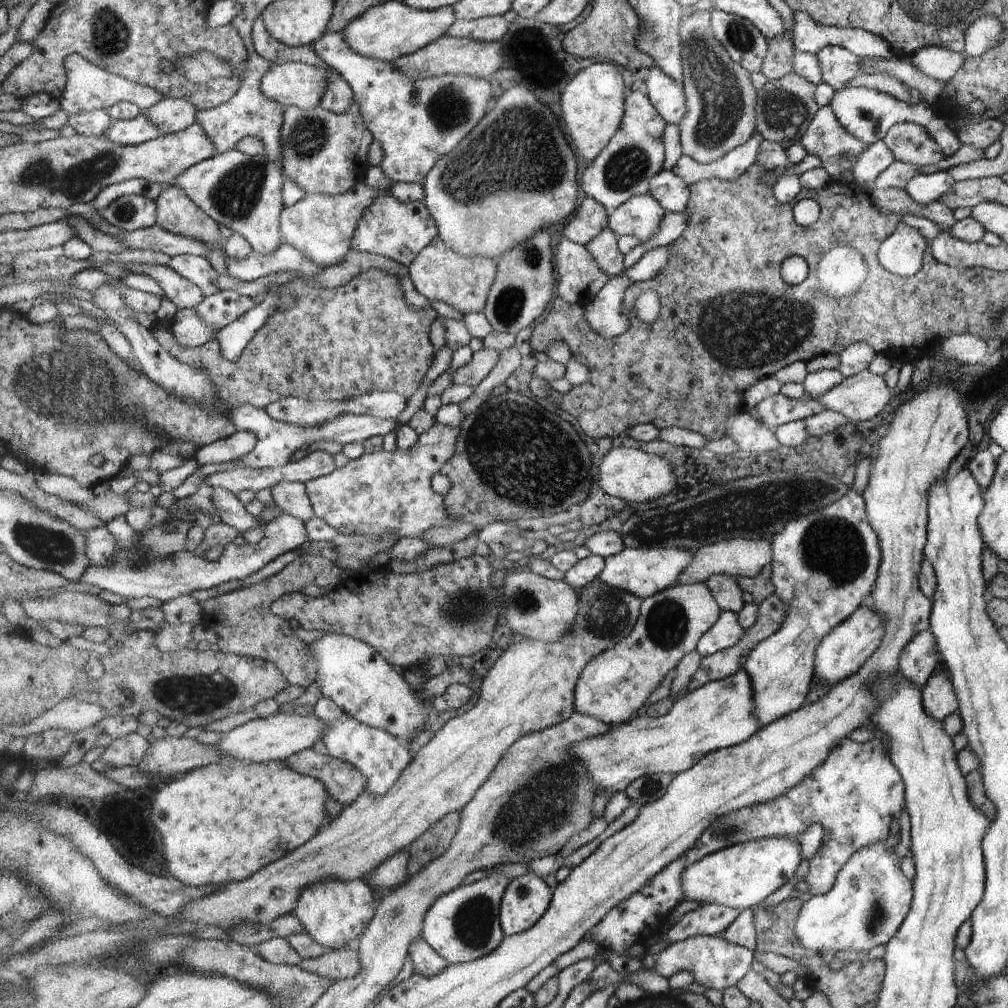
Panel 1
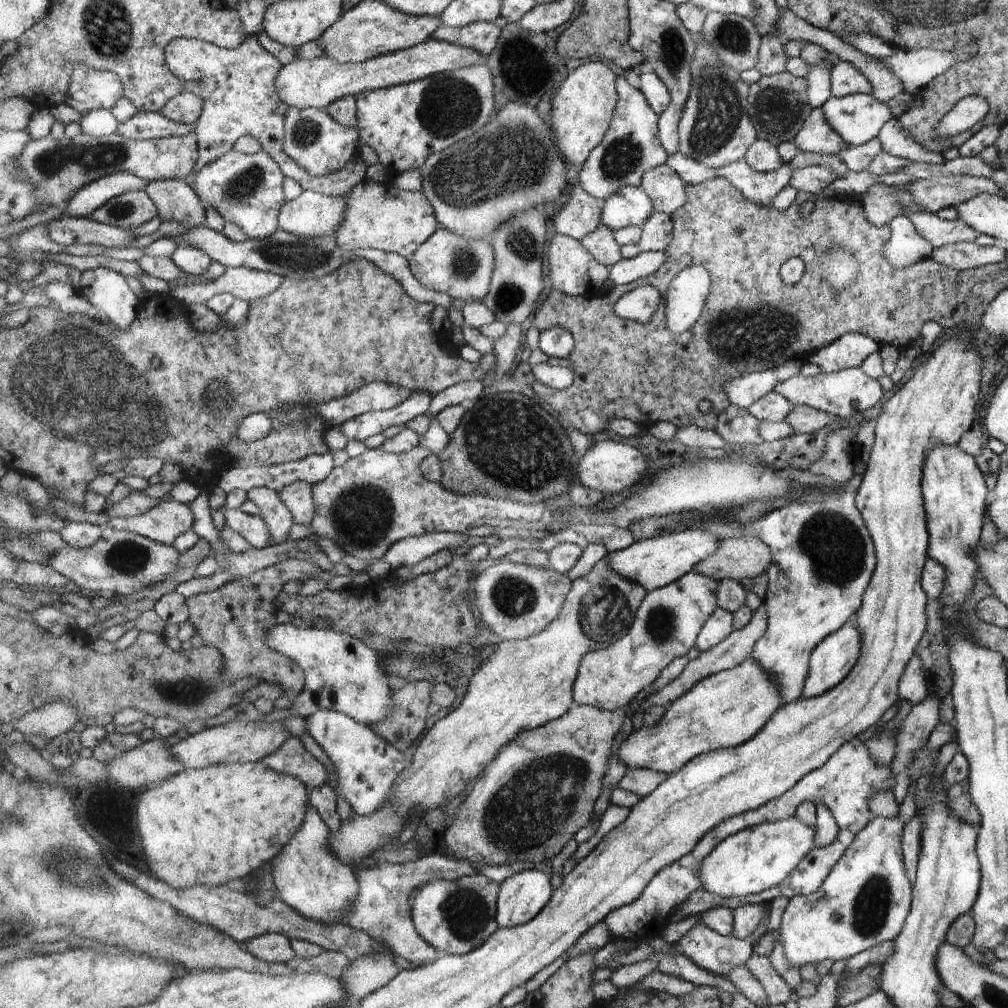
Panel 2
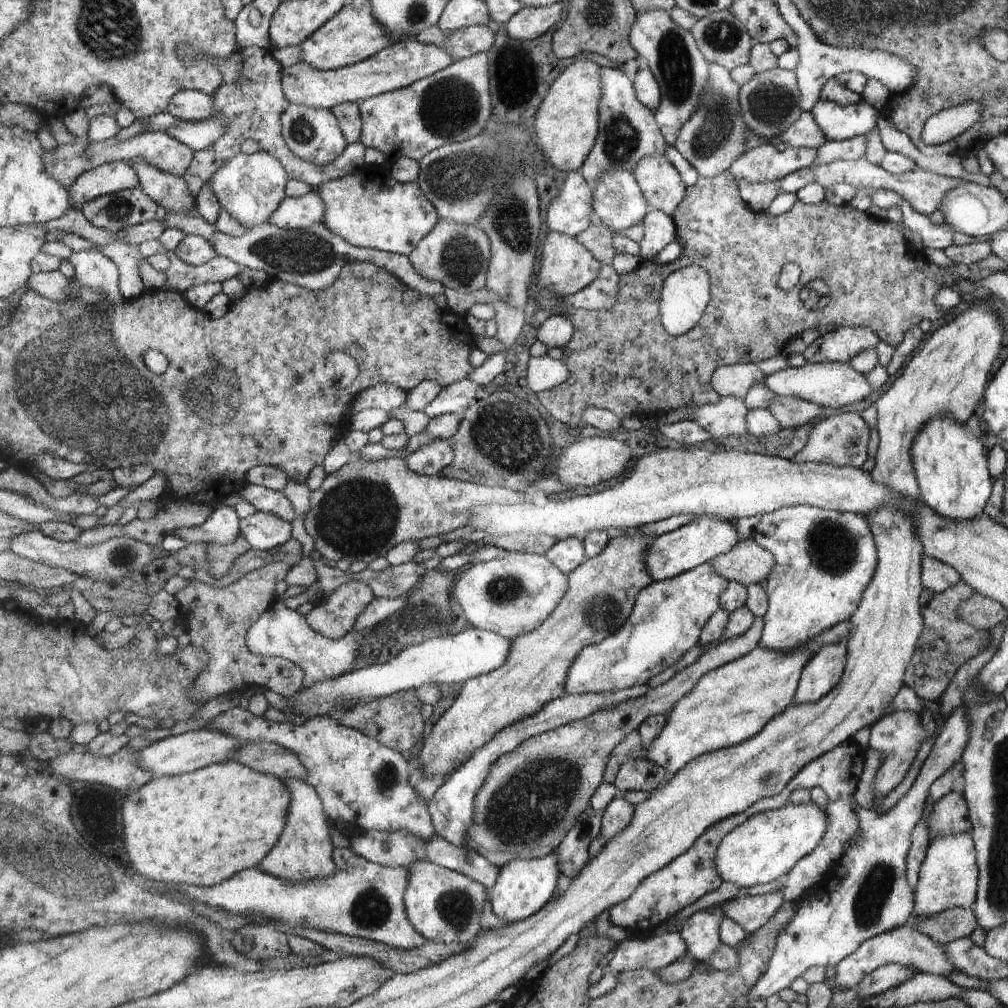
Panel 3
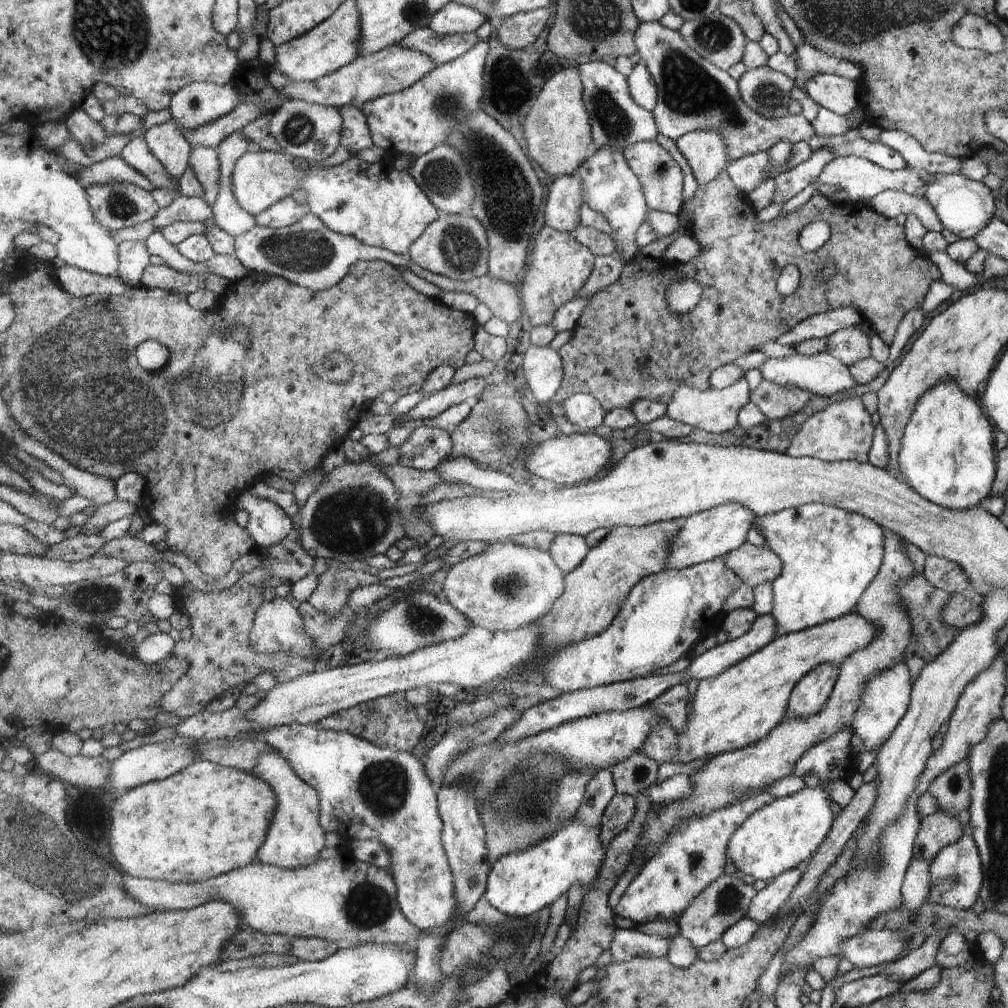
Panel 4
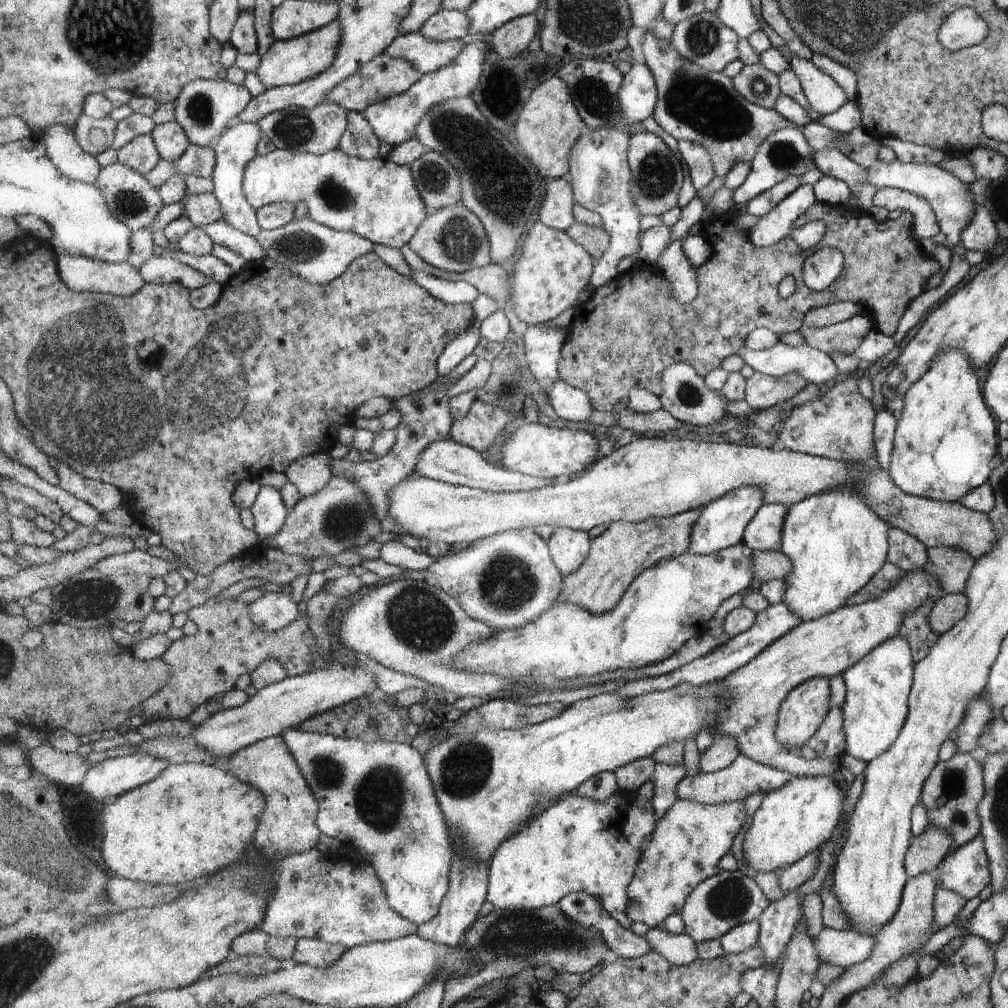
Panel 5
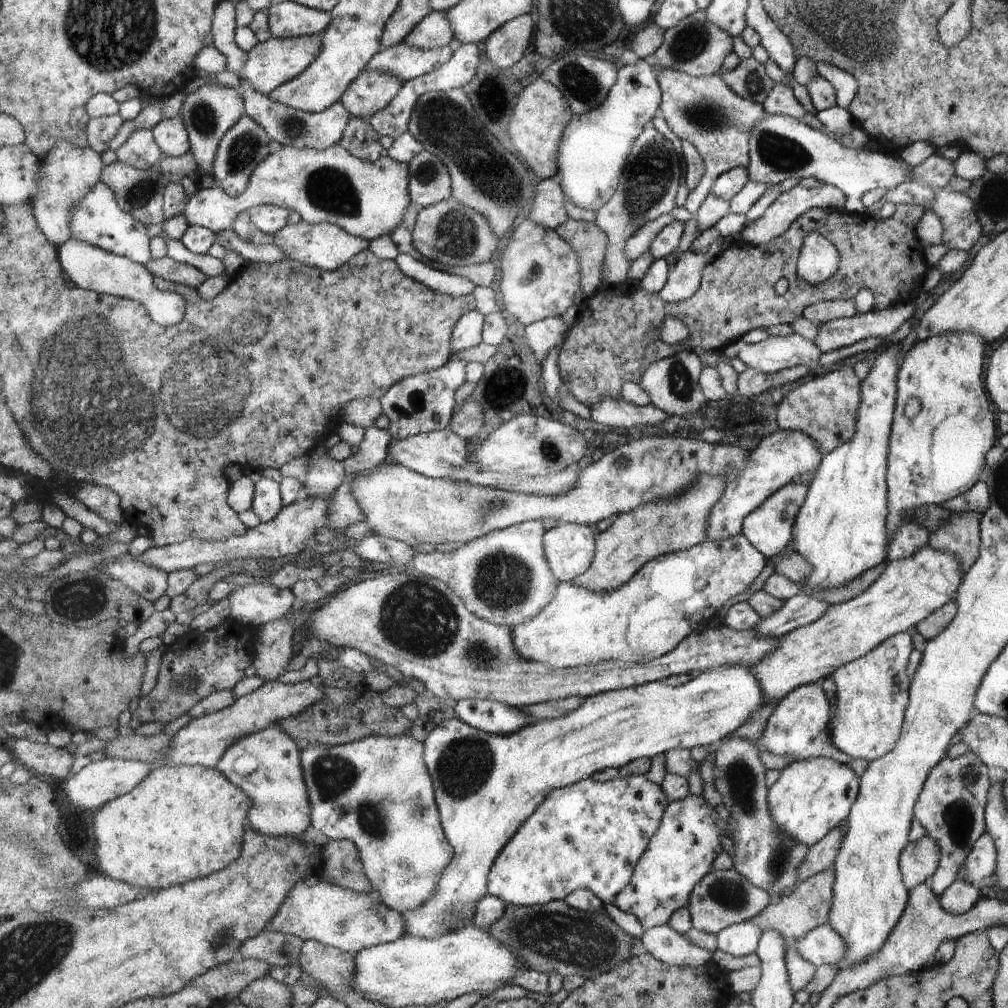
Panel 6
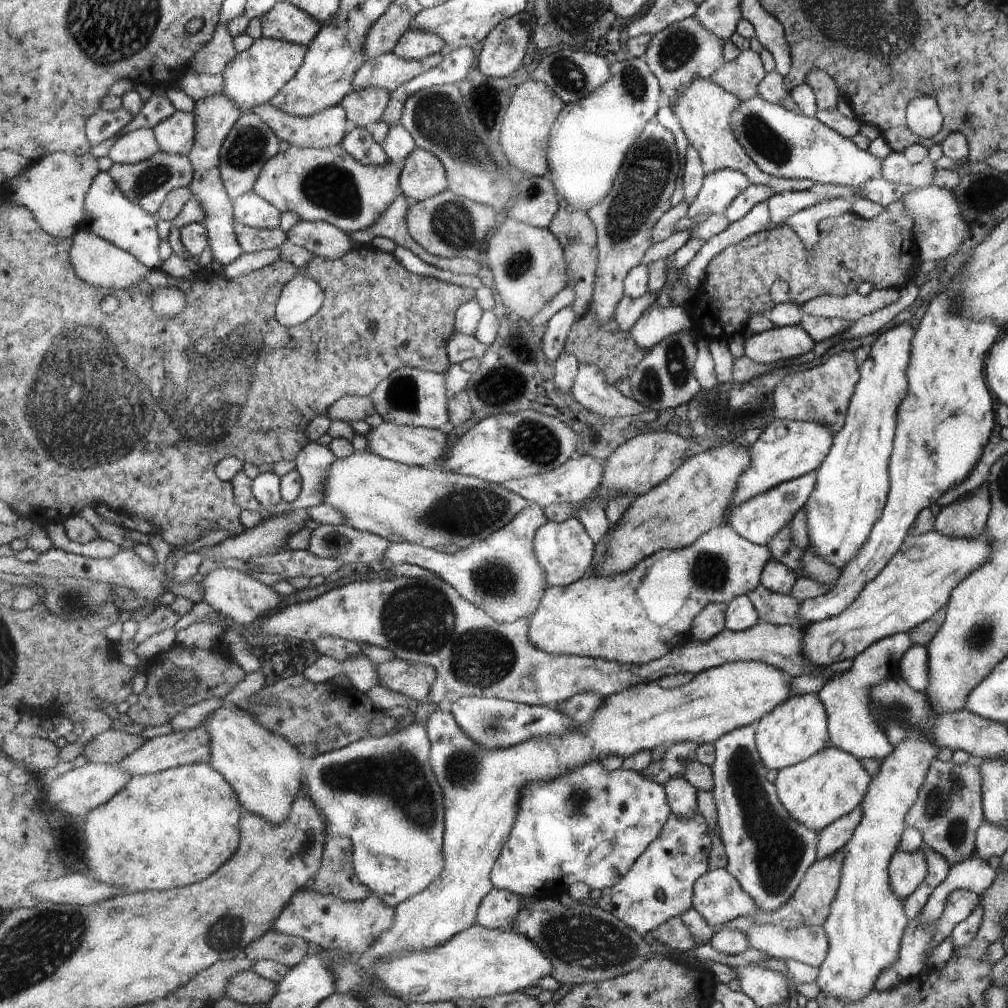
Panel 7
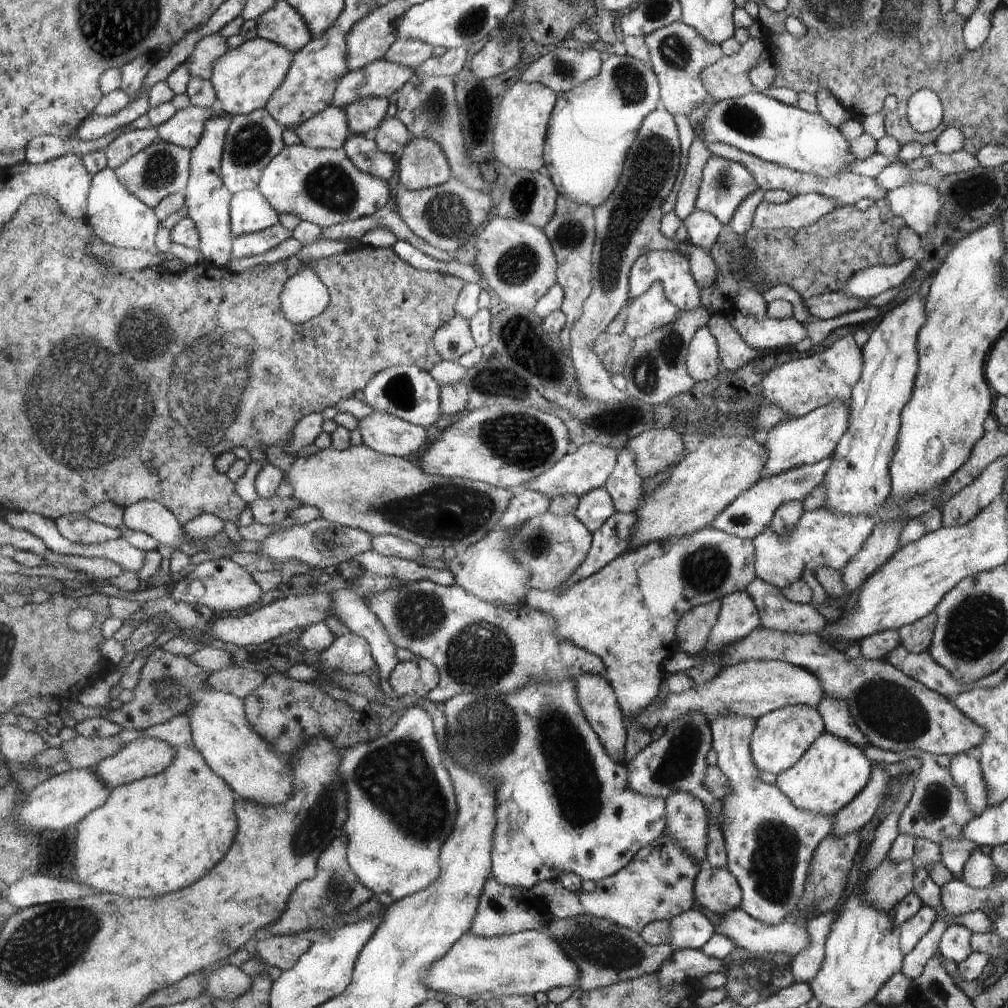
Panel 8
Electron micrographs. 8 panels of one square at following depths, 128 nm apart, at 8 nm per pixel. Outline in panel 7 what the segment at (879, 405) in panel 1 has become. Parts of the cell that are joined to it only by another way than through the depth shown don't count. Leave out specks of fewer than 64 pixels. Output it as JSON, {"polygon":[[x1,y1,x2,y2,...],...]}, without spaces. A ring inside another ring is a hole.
{"polygon":[[801,326,775,327,767,332,753,333,743,341,744,355,755,364,788,363,812,352,813,340]]}

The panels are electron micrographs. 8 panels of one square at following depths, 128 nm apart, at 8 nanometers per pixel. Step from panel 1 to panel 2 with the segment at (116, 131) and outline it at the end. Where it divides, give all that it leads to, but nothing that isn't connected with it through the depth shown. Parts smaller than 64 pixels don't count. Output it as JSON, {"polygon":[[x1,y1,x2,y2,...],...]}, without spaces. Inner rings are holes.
{"polygon":[[138,112,129,120,119,125,117,133,129,140,151,140,171,136,189,136,195,126,187,126,169,120,164,114,156,112]]}

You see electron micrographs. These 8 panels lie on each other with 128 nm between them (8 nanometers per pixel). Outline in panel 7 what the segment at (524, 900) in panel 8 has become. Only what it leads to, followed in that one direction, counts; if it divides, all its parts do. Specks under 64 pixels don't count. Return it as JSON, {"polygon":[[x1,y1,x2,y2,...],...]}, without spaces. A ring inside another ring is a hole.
{"polygon":[[494,888,478,908,478,924,489,930,511,930,521,912,521,898,508,890]]}

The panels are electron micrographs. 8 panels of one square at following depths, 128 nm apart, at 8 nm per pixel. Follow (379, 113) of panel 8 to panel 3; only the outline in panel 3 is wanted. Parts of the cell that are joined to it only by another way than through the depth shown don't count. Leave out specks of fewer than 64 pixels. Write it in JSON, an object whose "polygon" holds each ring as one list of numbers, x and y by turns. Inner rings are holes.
{"polygon":[[411,38,399,41,367,60,335,70,317,70,307,62,298,62,282,70,282,87,286,99,291,104,332,110,343,103,358,103,373,96,407,88,418,80,437,74,455,62,459,60,447,54,447,50]]}

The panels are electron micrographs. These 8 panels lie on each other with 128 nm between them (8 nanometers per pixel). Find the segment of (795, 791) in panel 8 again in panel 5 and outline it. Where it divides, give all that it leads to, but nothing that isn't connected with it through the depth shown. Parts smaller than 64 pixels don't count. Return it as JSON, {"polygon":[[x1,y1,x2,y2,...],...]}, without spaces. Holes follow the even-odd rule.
{"polygon":[[809,776,793,777,787,784,783,784,777,790,766,792,761,799,759,807,754,810,750,826,743,833,741,851,743,862,752,870,761,873,774,872,778,873,784,866,793,864,807,856,809,852,817,850,821,844,827,842,829,836,835,832,842,814,843,800,845,794,841,786,827,776]]}

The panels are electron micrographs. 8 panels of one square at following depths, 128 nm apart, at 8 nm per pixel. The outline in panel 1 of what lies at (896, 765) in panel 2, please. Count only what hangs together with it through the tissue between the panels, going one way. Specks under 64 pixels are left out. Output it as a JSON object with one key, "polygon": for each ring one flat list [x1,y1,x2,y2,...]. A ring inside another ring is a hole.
{"polygon":[[937,663,931,676,921,689,923,712,938,720,957,712,957,698,949,682,949,670,944,663]]}

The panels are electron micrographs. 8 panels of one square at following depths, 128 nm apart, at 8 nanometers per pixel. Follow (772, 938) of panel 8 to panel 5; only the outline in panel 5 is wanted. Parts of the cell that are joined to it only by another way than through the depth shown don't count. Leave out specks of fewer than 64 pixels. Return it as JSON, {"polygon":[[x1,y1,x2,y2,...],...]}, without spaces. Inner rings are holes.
{"polygon":[[823,926,819,934,813,938,812,945,819,962,847,968,863,962,869,956,873,948,873,938,870,934,857,934]]}

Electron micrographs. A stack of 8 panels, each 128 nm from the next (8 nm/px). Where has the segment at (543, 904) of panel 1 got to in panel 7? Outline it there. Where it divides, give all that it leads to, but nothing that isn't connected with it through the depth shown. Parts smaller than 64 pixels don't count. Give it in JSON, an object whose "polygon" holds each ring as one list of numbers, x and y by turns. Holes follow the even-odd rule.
{"polygon":[[593,760,551,782,534,782,523,788,515,828,492,871,495,889,508,890,522,897,557,896,567,892,576,882,582,882,602,891,615,886,631,872,635,862,665,829,672,814,670,801,665,787,643,773,623,768,609,772,602,762],[605,841,613,843,613,850,596,865,589,866,589,854]]}

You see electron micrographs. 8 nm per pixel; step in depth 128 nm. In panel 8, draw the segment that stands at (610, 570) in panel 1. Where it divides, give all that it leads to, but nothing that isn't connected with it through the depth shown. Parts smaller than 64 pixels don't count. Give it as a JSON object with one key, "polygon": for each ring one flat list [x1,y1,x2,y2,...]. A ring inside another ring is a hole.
{"polygon":[[833,400,825,406,819,406,801,418,779,420,771,430,767,430,766,440,763,444,767,458,763,469,759,472,758,480,767,480,769,476,777,476,789,468,797,468,801,464,815,464,833,453,839,438,847,428,847,406,849,400]]}

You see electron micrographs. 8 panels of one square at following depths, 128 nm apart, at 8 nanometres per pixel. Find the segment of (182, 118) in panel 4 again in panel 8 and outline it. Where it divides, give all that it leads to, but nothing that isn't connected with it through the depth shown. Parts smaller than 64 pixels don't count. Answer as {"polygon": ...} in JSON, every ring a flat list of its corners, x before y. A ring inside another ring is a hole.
{"polygon":[[225,111,205,122,205,132,199,144,192,150,192,173,189,184,183,192,186,195,186,207,201,234,201,248,207,261,220,267,227,267,233,256,234,234,231,228,232,193,221,178,221,164,225,141,231,117]]}

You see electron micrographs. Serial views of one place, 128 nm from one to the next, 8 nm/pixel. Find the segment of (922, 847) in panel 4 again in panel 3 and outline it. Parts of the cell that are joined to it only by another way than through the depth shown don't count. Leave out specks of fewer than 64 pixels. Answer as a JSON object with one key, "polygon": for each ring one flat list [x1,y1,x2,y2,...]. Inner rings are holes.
{"polygon":[[954,788,943,798,932,803,929,814,925,816,928,838,968,833,971,828,968,814,969,810,967,810,960,788]]}

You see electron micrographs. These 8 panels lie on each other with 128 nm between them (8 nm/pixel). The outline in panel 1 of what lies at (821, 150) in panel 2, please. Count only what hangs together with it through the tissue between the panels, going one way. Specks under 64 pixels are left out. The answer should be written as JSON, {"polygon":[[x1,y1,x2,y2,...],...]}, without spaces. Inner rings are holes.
{"polygon":[[829,105,817,109,798,143,806,154,819,158,831,181,847,170,851,172,855,158,867,148,839,126]]}

